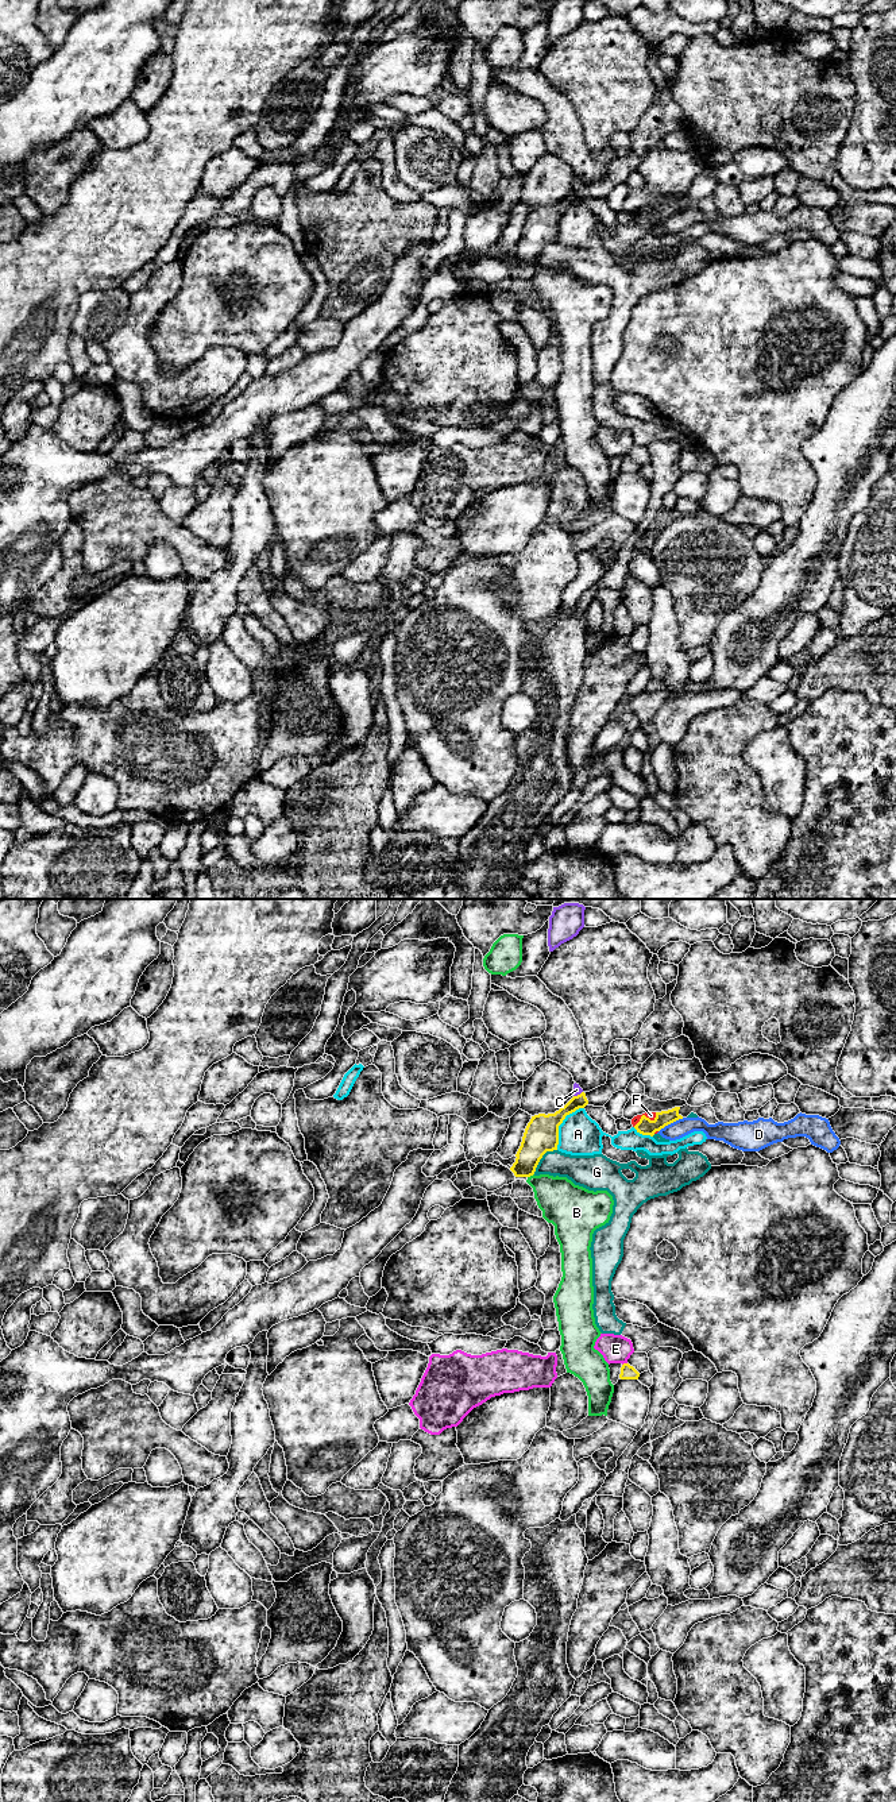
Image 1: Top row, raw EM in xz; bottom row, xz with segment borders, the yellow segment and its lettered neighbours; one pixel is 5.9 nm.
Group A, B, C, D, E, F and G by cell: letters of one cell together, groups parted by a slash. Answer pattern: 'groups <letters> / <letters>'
groups A / B / C / D F / E / G

